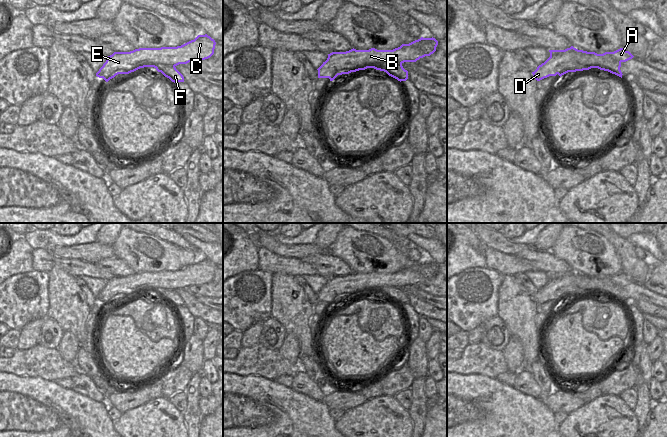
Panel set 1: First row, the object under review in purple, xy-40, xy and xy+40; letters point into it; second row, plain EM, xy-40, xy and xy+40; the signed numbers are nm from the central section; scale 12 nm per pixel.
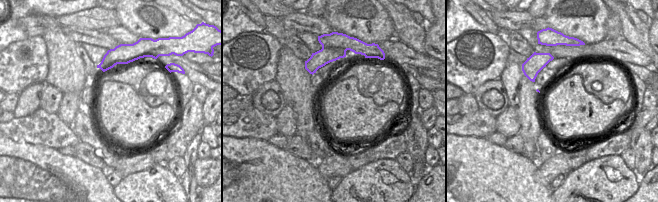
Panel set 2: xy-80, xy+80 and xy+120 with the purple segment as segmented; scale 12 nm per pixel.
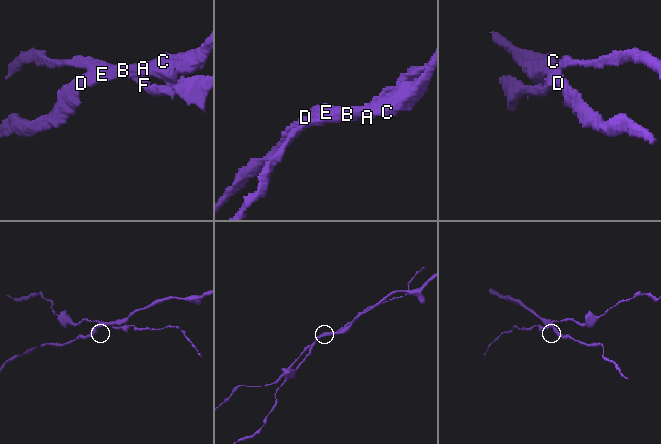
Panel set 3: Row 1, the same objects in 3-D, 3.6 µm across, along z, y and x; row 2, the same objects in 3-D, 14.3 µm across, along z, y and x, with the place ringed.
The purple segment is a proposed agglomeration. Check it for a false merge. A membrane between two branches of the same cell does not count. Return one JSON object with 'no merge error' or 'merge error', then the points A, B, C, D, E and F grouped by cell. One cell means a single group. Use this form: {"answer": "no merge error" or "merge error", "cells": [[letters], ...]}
{"answer": "merge error", "cells": [["A", "B", "C", "D", "E"], ["F"]]}

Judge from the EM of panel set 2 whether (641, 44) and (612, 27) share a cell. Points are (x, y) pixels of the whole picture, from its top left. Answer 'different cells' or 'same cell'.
different cells

